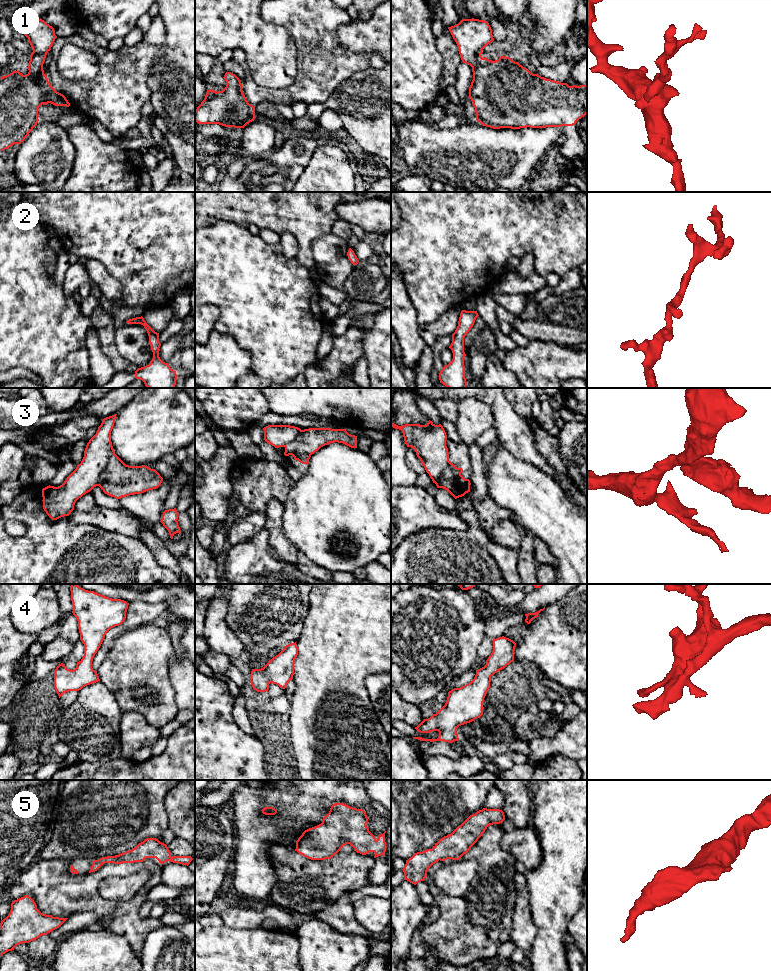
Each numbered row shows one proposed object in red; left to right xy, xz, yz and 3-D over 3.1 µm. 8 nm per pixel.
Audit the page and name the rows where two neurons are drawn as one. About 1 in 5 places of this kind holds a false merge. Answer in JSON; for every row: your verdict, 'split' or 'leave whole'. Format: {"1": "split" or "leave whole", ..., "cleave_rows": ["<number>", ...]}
{"1": "leave whole", "2": "leave whole", "3": "split", "4": "leave whole", "5": "leave whole", "cleave_rows": ["3"]}

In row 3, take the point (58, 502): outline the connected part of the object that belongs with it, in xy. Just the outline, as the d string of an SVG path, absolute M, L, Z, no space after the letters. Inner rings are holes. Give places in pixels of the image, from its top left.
M116 415L102 420L96 434L86 445L81 463L64 483L58 487L49 485L42 489L43 509L52 520L69 516L76 501L98 486L99 477L109 457L115 453L111 443L111 431Z

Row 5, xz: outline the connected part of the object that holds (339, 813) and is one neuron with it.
M335 803L322 823L305 830L296 841L299 854L311 860L331 859L341 848L350 844L354 851L362 855L374 852L374 858L385 857L386 831L375 836L366 826L368 817L363 809Z

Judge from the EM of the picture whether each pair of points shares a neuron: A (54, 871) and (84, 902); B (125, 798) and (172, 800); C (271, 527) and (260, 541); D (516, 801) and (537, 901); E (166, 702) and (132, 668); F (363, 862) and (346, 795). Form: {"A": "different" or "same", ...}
{"A": "same", "B": "different", "C": "different", "D": "different", "E": "same", "F": "different"}

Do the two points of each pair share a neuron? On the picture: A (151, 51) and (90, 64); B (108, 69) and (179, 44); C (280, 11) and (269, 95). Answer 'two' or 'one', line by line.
A: two
B: two
C: one

